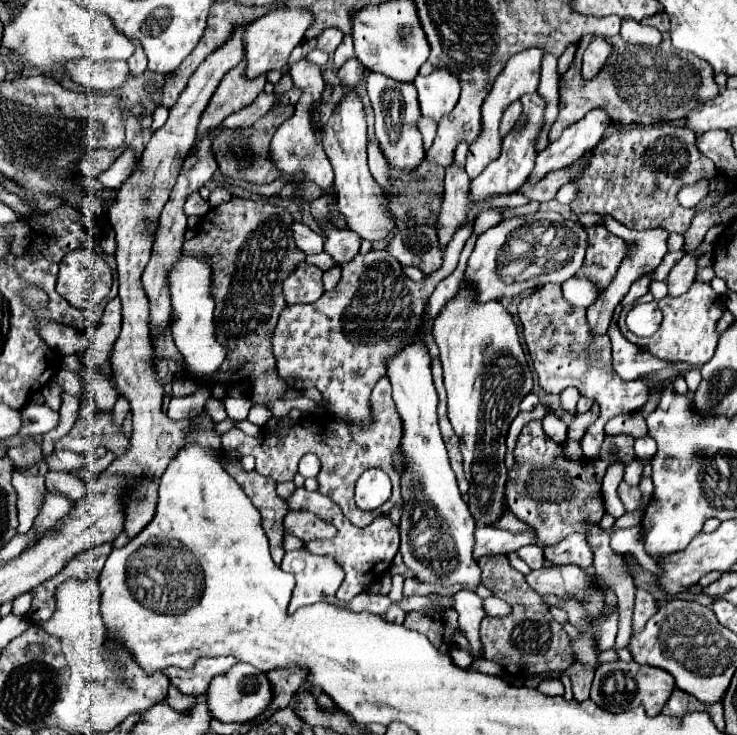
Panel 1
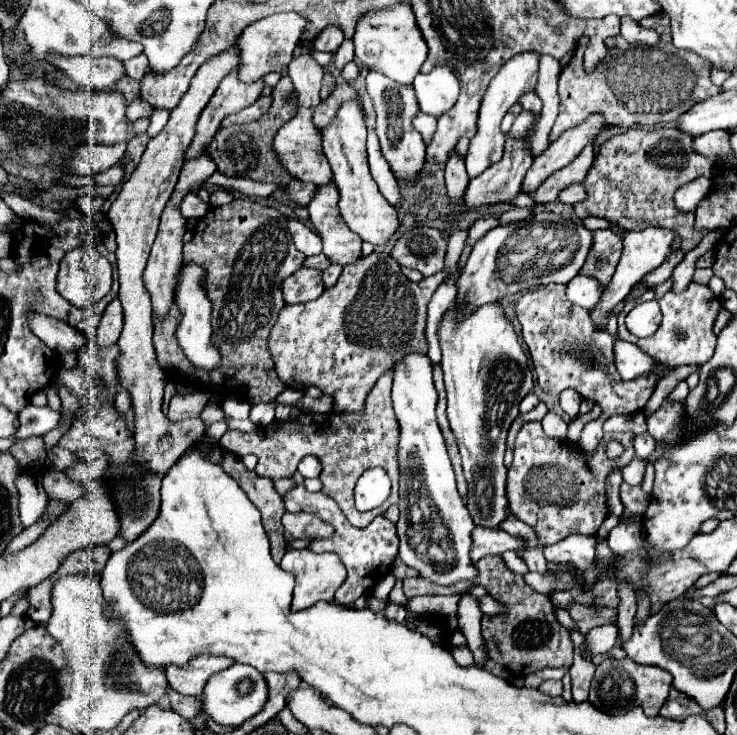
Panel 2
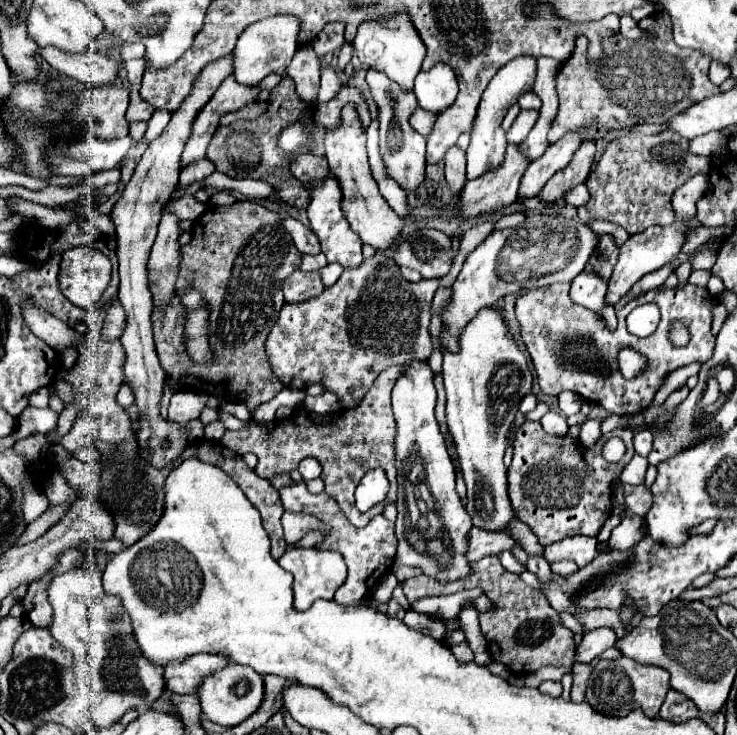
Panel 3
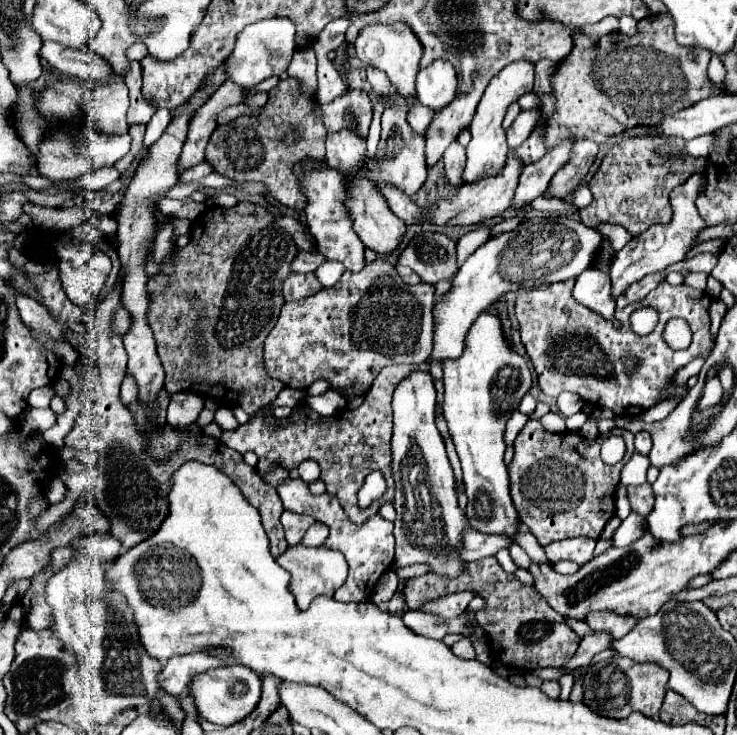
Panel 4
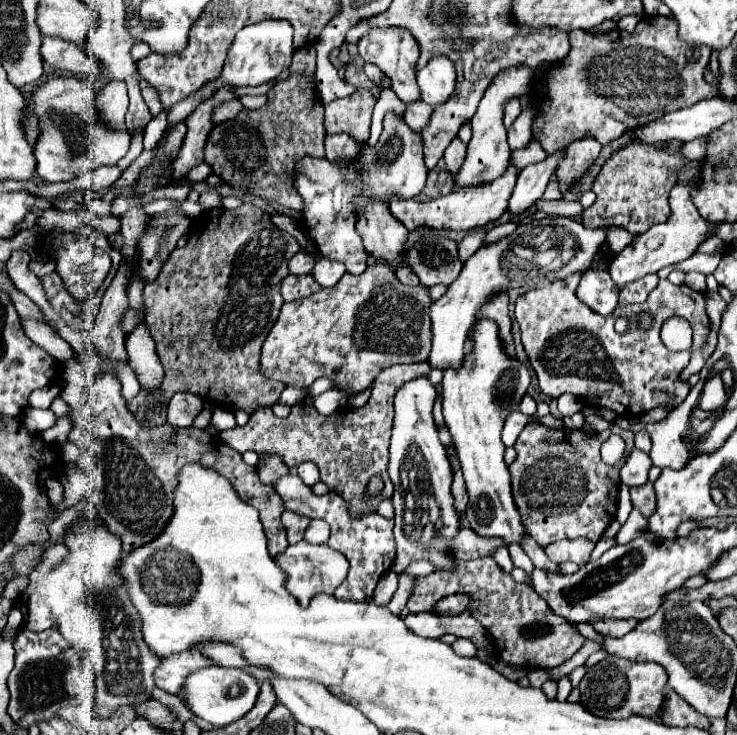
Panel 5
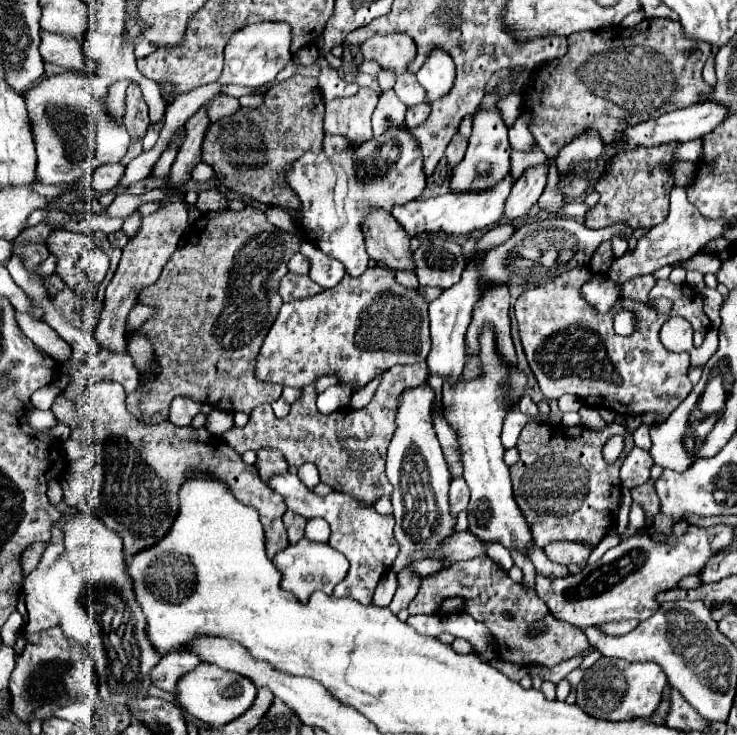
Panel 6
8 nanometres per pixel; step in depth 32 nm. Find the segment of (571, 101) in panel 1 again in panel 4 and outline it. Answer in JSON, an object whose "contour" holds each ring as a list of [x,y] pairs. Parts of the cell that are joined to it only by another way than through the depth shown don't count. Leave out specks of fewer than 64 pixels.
{"contour":[[[652,14],[638,22],[638,36],[630,38],[612,32],[598,40],[598,52],[592,54],[592,40],[580,32],[572,34],[574,50],[556,66],[552,84],[556,94],[556,112],[548,120],[546,148],[556,146],[568,136],[604,142],[614,134],[614,120],[626,128],[660,124],[664,116],[680,112],[708,96],[720,94],[720,88],[708,80],[710,54],[702,48],[684,48],[674,40],[674,22],[670,14]]]}

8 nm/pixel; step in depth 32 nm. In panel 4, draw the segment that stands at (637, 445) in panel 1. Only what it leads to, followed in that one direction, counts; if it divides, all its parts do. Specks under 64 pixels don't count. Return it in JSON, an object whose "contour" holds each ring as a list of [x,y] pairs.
{"contour":[[[642,430],[642,432],[636,434],[634,444],[636,444],[636,452],[640,452],[640,454],[646,456],[650,452],[650,448],[652,448],[652,436],[646,430]]]}

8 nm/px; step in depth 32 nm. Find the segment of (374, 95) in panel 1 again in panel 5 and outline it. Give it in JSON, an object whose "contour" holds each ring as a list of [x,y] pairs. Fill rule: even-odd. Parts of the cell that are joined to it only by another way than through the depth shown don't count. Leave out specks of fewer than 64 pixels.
{"contour":[[[366,64],[366,66],[364,66],[364,72],[366,73],[366,76],[376,84],[378,90],[384,90],[384,86],[382,86],[382,78],[384,78],[384,74],[382,74],[382,71],[378,66],[374,66],[374,64]],[[386,112],[384,130],[374,150],[364,148],[362,158],[356,158],[356,164],[336,166],[326,158],[304,156],[296,162],[294,184],[304,198],[304,226],[308,238],[314,242],[316,250],[330,258],[338,260],[346,266],[350,274],[360,274],[366,268],[366,250],[362,248],[362,238],[354,230],[356,214],[352,206],[352,198],[358,194],[368,194],[380,198],[388,204],[390,196],[396,194],[400,198],[414,198],[426,182],[426,166],[424,166],[424,144],[420,144],[420,136],[410,130],[404,122],[404,116]]]}

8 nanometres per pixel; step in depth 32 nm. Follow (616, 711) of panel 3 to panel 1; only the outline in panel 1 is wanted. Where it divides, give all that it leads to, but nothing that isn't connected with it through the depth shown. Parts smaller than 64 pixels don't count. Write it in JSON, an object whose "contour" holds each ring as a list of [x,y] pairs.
{"contour":[[[608,662],[608,664],[600,664],[596,668],[590,698],[598,706],[602,706],[606,710],[612,710],[612,712],[644,706],[648,716],[656,716],[666,706],[674,688],[676,688],[676,684],[674,684],[672,676],[668,672],[664,672],[662,668],[640,666],[636,662],[630,662],[630,664],[626,664],[626,662]]]}

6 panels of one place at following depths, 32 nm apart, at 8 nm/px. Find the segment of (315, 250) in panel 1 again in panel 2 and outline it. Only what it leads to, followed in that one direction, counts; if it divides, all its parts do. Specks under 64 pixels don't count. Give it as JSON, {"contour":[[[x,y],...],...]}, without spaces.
{"contour":[[[290,220],[288,222],[288,230],[294,238],[294,244],[300,252],[304,252],[306,256],[310,254],[320,254],[322,252],[322,244],[320,244],[320,236],[316,232],[312,232],[308,226],[304,226],[298,220]]]}

